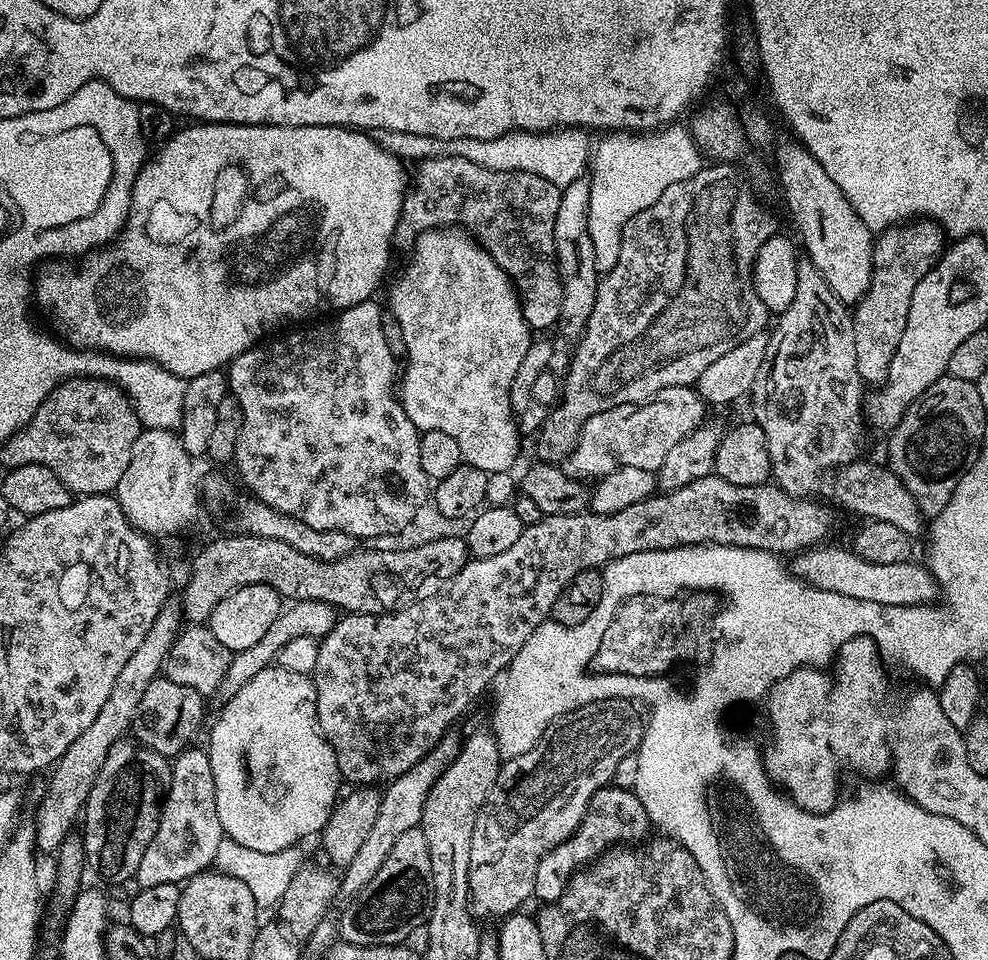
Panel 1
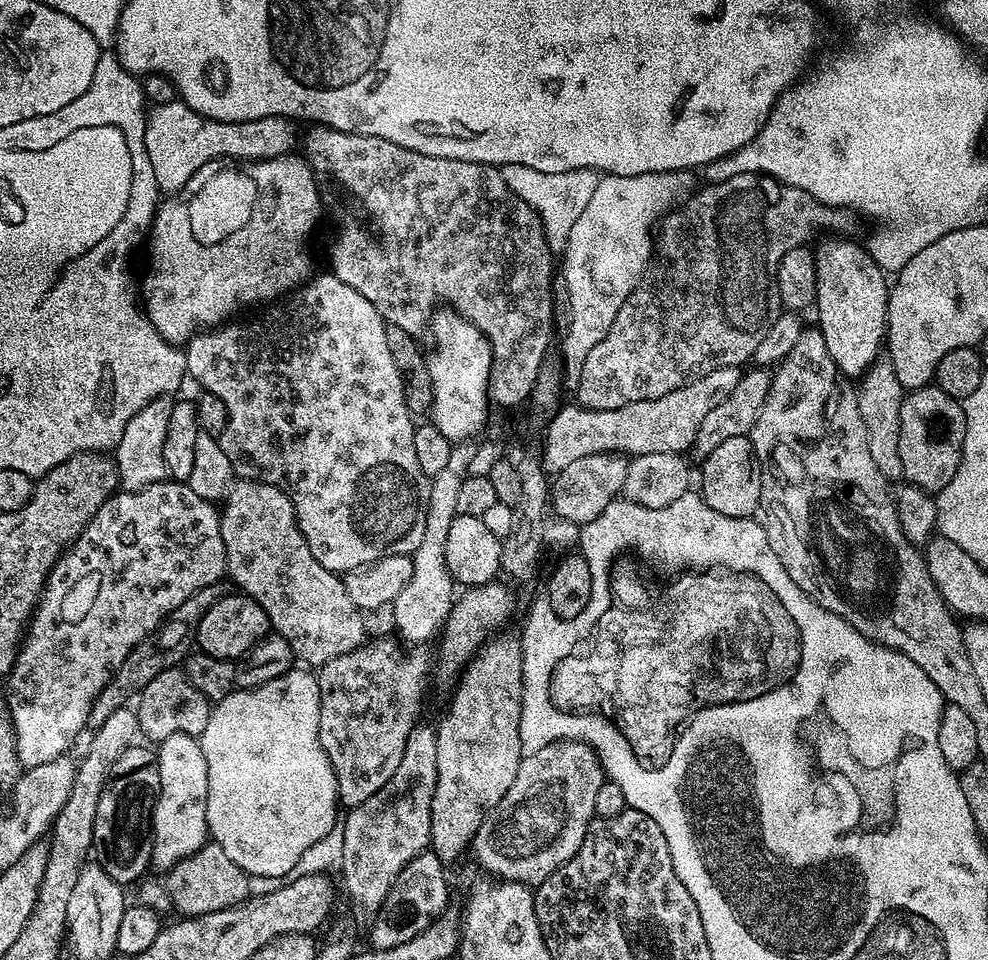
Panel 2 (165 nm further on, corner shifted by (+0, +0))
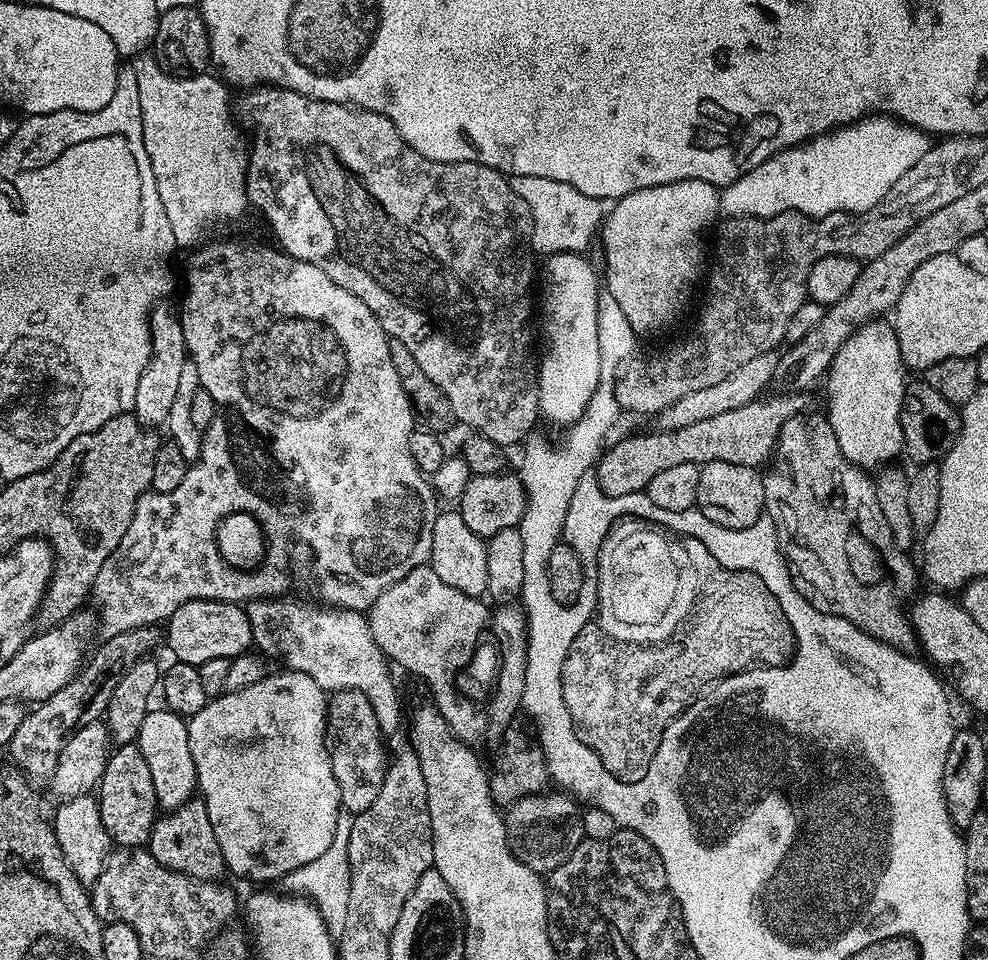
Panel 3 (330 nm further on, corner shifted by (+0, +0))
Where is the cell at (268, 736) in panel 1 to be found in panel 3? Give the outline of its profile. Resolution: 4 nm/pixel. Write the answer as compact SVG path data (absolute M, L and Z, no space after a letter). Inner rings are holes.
M280 671L284 672L266 674L246 690L224 692L209 699L206 707L187 721L198 792L206 802L227 871L248 880L276 882L326 854L330 842L334 842L336 820L342 811L338 782L334 782L330 754L324 747L328 696L314 678L301 672Z

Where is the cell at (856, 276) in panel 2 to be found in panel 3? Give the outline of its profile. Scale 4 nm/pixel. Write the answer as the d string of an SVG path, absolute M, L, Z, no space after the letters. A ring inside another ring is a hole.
M877 318L868 321L858 328L854 335L846 338L834 354L832 366L826 373L828 380L828 413L826 419L838 438L838 446L848 461L855 464L857 468L865 470L879 469L893 463L896 455L904 452L904 435L902 434L902 402L904 401L904 390L906 387L906 369L902 350L898 346L896 329L887 319Z

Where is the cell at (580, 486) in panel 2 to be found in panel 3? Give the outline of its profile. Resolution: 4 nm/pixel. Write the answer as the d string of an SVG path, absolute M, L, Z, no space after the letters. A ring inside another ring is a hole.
M776 394L769 400L757 398L751 400L746 406L730 410L726 414L714 414L714 418L706 418L702 422L694 422L694 426L682 426L681 428L665 428L663 430L651 430L652 432L640 432L637 436L628 436L620 440L616 445L604 449L603 455L597 460L594 467L594 475L600 483L601 490L606 495L621 496L622 494L634 494L644 492L647 489L650 478L661 470L667 470L670 466L682 466L682 462L708 464L711 460L729 460L738 462L751 468L764 466L767 460L773 459L776 451L776 439L780 436L782 426L791 416L797 415L797 397L792 394Z

